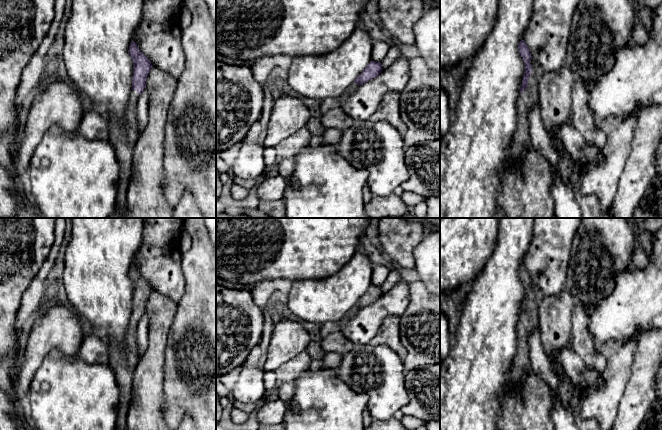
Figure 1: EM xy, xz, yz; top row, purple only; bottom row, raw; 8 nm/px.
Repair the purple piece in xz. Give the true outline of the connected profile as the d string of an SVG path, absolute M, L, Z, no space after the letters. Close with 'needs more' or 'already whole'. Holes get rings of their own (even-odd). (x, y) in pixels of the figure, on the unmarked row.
M371 285L363 296L355 303L355 305L348 311L348 313L337 323L342 326L350 320L360 309L377 301L383 292L380 286Z; needs more

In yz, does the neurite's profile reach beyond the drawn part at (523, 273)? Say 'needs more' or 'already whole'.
needs more

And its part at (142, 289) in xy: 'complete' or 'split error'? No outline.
split error

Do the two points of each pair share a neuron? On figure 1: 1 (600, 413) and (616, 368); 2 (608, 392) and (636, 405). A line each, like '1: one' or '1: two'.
1: one
2: two

